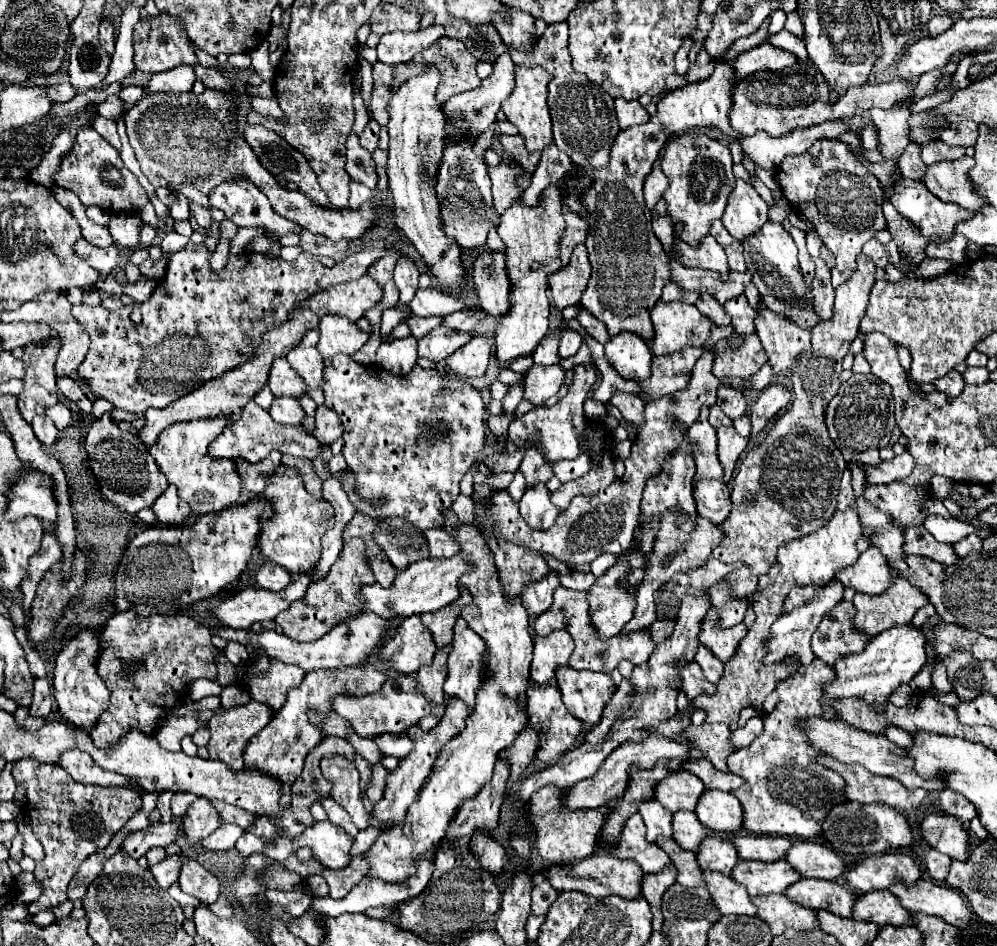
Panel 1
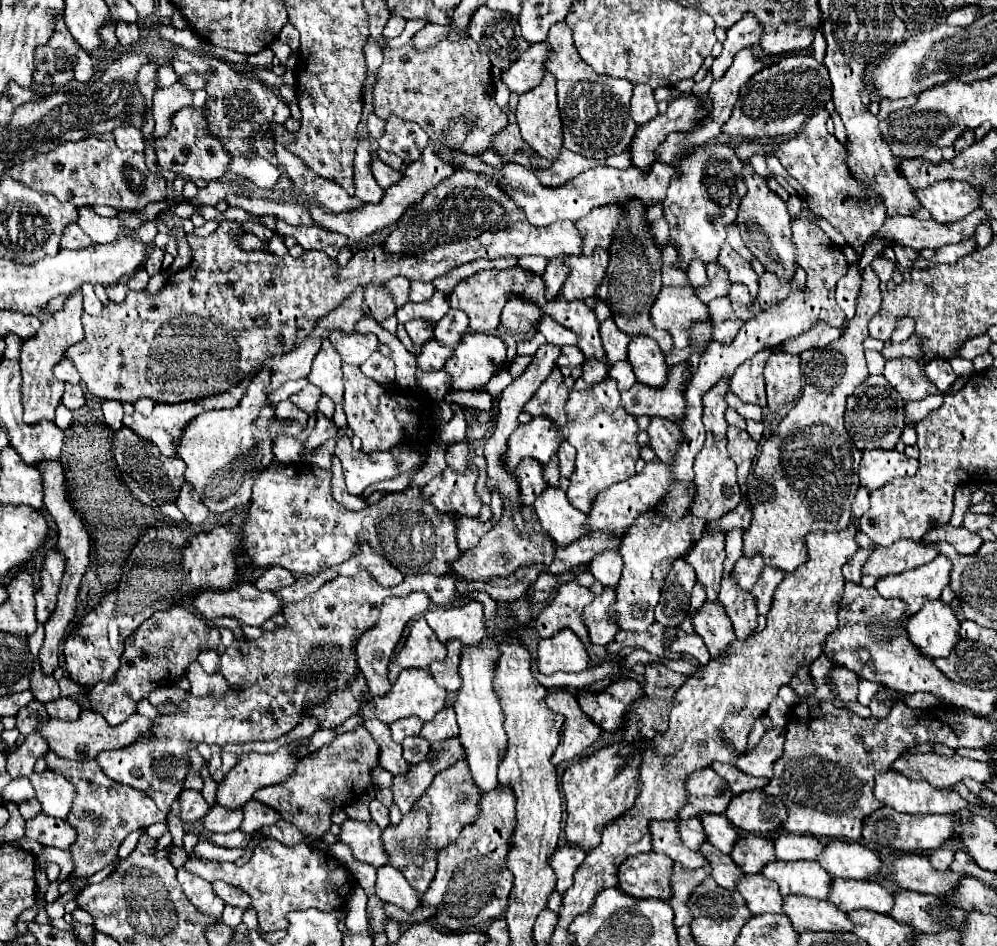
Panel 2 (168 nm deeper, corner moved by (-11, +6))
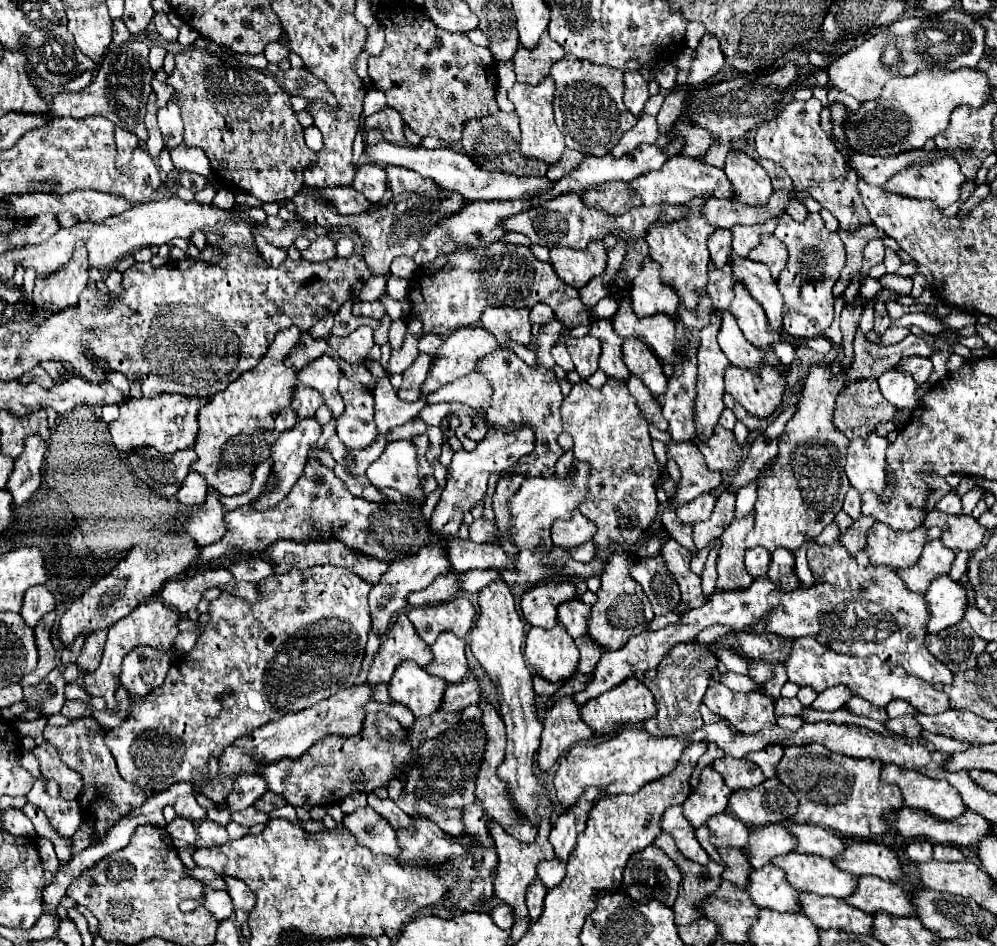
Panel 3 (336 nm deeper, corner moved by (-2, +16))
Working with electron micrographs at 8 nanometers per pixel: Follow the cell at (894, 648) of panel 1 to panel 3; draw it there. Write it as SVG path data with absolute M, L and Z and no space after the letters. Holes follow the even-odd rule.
M940 576L932 580L926 590L926 602L932 606L928 632L940 632L948 626L958 624L968 608L968 594L964 584L954 582L950 576Z

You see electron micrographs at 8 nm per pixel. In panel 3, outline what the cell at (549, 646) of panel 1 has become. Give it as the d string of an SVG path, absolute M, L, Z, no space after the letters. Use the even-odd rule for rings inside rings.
M556 624L552 630L532 628L526 636L526 662L534 674L542 676L548 682L570 680L578 674L578 648L562 624Z

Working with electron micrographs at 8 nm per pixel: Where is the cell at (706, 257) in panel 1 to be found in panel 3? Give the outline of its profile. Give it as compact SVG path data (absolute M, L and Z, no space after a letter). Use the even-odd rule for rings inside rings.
M734 252L730 254L734 276L740 278L740 282L748 288L754 300L758 300L768 316L770 332L782 332L782 312L784 312L784 302L782 294L776 288L776 280L770 276L770 270L760 264L752 262L748 258L740 258Z

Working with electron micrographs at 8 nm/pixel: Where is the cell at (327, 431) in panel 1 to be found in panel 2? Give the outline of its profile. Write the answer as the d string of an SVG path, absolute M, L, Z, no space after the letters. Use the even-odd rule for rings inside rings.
M323 414L317 416L317 424L315 424L315 430L309 434L307 438L307 444L305 444L305 450L313 450L317 446L321 446L325 440L333 438L335 434L339 432L339 426L335 426L335 422Z

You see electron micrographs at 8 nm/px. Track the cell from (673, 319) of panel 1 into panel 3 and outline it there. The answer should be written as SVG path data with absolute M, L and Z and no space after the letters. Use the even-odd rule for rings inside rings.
M644 258L642 270L632 280L630 288L632 310L636 316L654 316L660 312L674 316L678 310L678 296L674 294L674 288L662 284L658 264L654 264L650 258Z

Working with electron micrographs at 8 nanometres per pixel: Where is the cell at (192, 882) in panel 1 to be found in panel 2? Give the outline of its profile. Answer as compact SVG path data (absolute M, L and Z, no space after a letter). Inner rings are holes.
M223 880L211 882L211 888L215 890L215 894L217 894L225 904L239 906L239 908L249 908L249 906L251 906L251 898L249 898L243 890L235 888L235 886L231 886L231 884L223 882Z

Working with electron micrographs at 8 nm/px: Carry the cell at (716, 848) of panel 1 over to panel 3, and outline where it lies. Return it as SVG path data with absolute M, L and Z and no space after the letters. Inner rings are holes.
M770 824L752 832L750 842L746 846L746 854L750 856L750 864L758 870L772 862L772 858L794 852L798 842L782 824Z

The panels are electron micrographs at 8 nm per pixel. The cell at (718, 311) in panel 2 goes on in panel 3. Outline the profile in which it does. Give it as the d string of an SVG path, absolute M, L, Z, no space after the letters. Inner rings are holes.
M722 312L722 328L718 334L718 344L722 348L722 352L728 356L728 360L738 366L738 368L746 368L750 372L760 372L760 366L766 364L764 352L760 352L758 348L754 348L742 334L742 330L738 328L736 318L730 312Z

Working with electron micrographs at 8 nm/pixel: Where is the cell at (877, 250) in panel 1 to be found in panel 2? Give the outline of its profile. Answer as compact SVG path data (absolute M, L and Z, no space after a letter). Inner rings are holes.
M883 254L877 256L877 258L871 262L871 266L875 268L875 272L877 272L877 276L881 278L881 282L887 282L887 280L891 278L893 270L895 270L895 262L893 262L893 260L887 260Z

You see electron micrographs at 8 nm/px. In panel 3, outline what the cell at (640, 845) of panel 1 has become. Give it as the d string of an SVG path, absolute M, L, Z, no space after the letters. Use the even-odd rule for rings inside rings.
M670 806L664 816L662 816L662 830L668 832L670 836L674 836L676 846L680 848L680 852L698 864L708 864L710 858L708 854L700 848L696 836L694 836L694 828L692 824L682 816L682 808L680 806Z

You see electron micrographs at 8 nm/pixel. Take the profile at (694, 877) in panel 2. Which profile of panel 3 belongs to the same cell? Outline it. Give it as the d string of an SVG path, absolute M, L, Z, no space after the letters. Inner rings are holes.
M660 832L654 844L662 848L680 866L684 874L680 896L672 908L676 914L676 924L684 926L694 920L700 920L702 914L698 912L698 906L714 888L718 888L718 882L722 882L722 866L716 864L714 860L710 860L708 866L690 862L686 856L682 856L682 852L678 852L674 838L666 832Z

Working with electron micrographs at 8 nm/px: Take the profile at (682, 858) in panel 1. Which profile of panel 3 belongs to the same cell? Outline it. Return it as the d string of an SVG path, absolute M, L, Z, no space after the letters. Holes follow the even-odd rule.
M718 848L722 860L728 864L726 870L724 870L724 880L736 884L738 888L746 888L746 880L752 872L750 868L750 860L748 856L744 854L744 850L740 848Z

